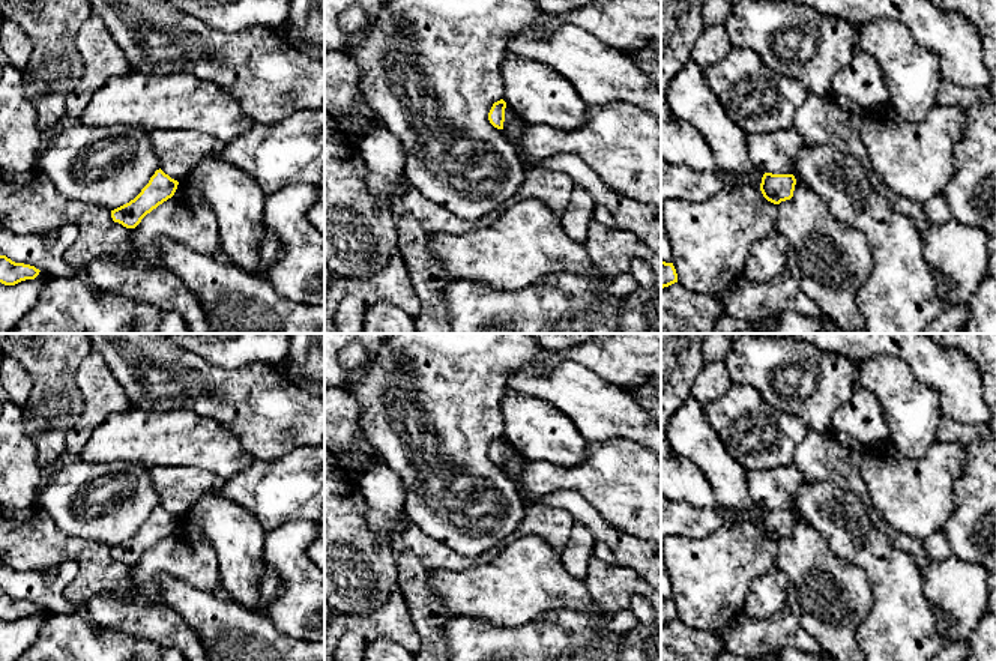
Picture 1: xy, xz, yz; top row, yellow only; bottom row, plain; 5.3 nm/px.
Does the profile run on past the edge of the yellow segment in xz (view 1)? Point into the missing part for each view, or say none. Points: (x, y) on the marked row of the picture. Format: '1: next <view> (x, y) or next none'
1: next none

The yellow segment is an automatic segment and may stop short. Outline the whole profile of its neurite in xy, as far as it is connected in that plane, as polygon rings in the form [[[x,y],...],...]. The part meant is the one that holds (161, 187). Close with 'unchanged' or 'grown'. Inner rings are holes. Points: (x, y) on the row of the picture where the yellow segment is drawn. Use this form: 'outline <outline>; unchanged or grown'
outline [[[161,168],[156,170],[134,200],[111,210],[113,221],[126,228],[135,228],[147,213],[174,195],[177,185],[179,182]]]; unchanged

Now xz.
outline [[[500,99],[493,104],[493,107],[488,113],[490,123],[497,129],[503,129],[505,108],[506,108],[506,102],[503,99]]]; unchanged

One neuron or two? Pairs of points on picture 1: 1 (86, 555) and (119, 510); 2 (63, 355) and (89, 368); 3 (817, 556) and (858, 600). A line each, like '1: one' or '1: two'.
1: two
2: two
3: one

